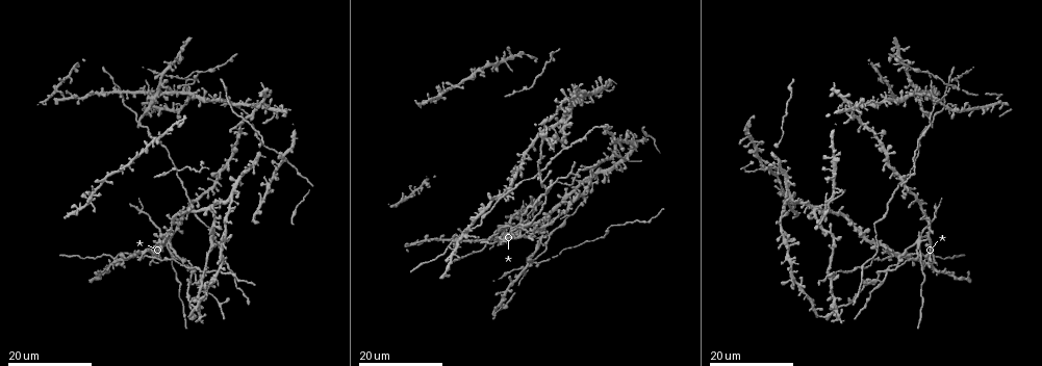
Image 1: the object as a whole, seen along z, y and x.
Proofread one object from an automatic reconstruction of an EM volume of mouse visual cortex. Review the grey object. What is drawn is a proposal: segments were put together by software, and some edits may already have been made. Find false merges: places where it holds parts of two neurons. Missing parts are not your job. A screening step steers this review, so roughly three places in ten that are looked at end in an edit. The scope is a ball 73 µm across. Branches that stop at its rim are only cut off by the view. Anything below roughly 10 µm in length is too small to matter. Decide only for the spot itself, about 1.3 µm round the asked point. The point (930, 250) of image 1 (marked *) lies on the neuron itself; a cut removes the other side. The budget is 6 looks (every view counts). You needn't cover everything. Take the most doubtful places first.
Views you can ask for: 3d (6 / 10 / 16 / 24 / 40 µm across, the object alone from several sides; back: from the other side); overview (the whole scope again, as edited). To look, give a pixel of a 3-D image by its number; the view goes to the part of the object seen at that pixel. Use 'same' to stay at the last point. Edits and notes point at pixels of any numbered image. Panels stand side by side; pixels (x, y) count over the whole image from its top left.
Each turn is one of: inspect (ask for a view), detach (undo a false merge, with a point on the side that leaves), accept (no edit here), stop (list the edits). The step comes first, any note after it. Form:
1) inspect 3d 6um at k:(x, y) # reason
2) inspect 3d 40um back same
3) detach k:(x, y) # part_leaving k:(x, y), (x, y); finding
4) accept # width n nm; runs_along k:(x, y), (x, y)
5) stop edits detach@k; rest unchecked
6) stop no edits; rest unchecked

inspect 3d 16um at 1:(933, 123) # small branch off a trunk

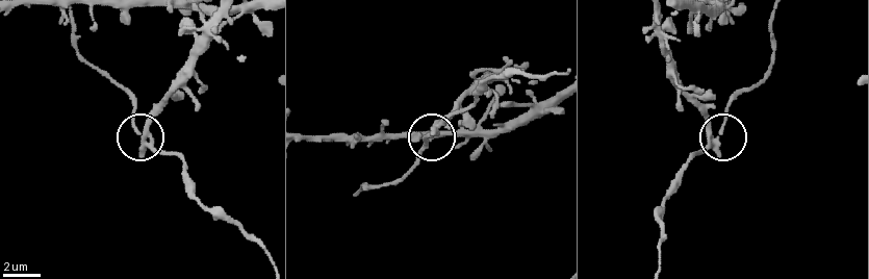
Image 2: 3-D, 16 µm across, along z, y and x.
inspect 3d 6um at 2:(142, 139)

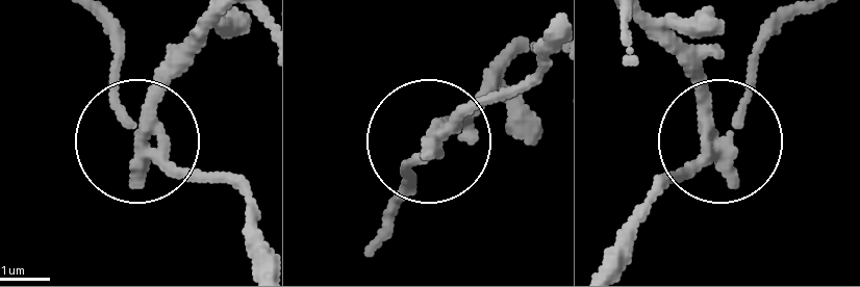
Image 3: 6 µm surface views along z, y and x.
detach 3:(154, 76) # width 280 nm; a second neuron is stuck on

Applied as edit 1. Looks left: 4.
inspect 3d 16um at 1:(113, 258) # three arms meet

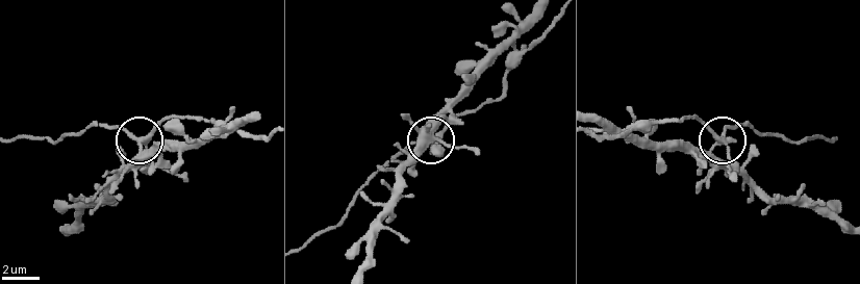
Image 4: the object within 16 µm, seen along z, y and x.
inspect 3d 6um at 4:(723, 140) # closer look

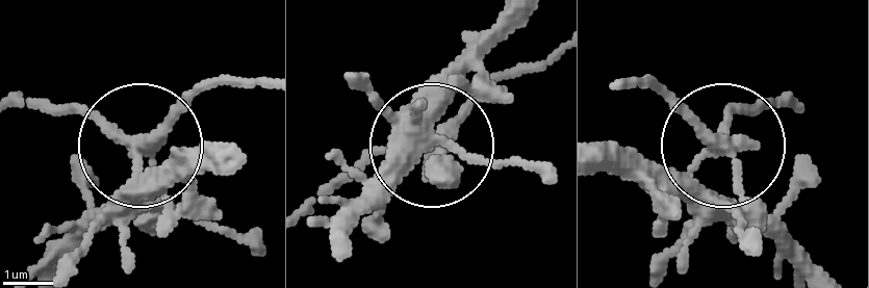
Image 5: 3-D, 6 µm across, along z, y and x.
accept # side_arm 15 um; one neuron here

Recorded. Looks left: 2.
inspect 3d 16um at 1:(915, 92) # four or more arms meet

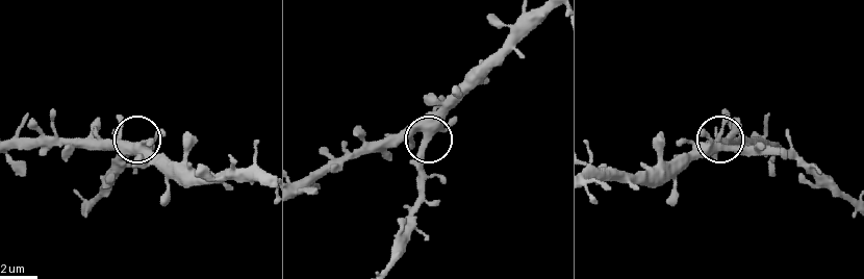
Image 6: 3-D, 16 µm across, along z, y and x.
inspect 3d 6um at 6:(720, 145)

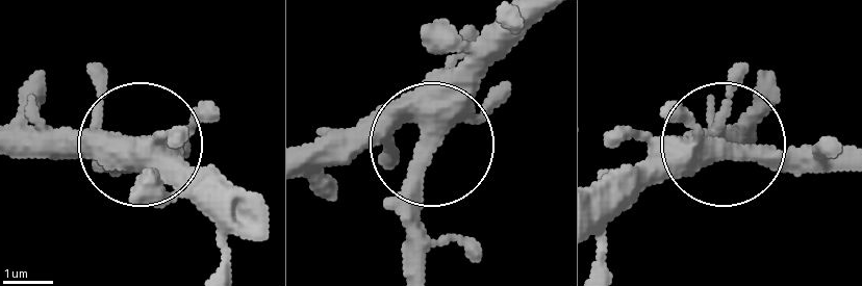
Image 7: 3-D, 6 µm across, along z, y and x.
accept # side_arm 34 um; runs_along 7:(537, 17), (430, 140), (413, 265); one neuron here

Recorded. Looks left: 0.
stop edits detach@3; rest unchecked

